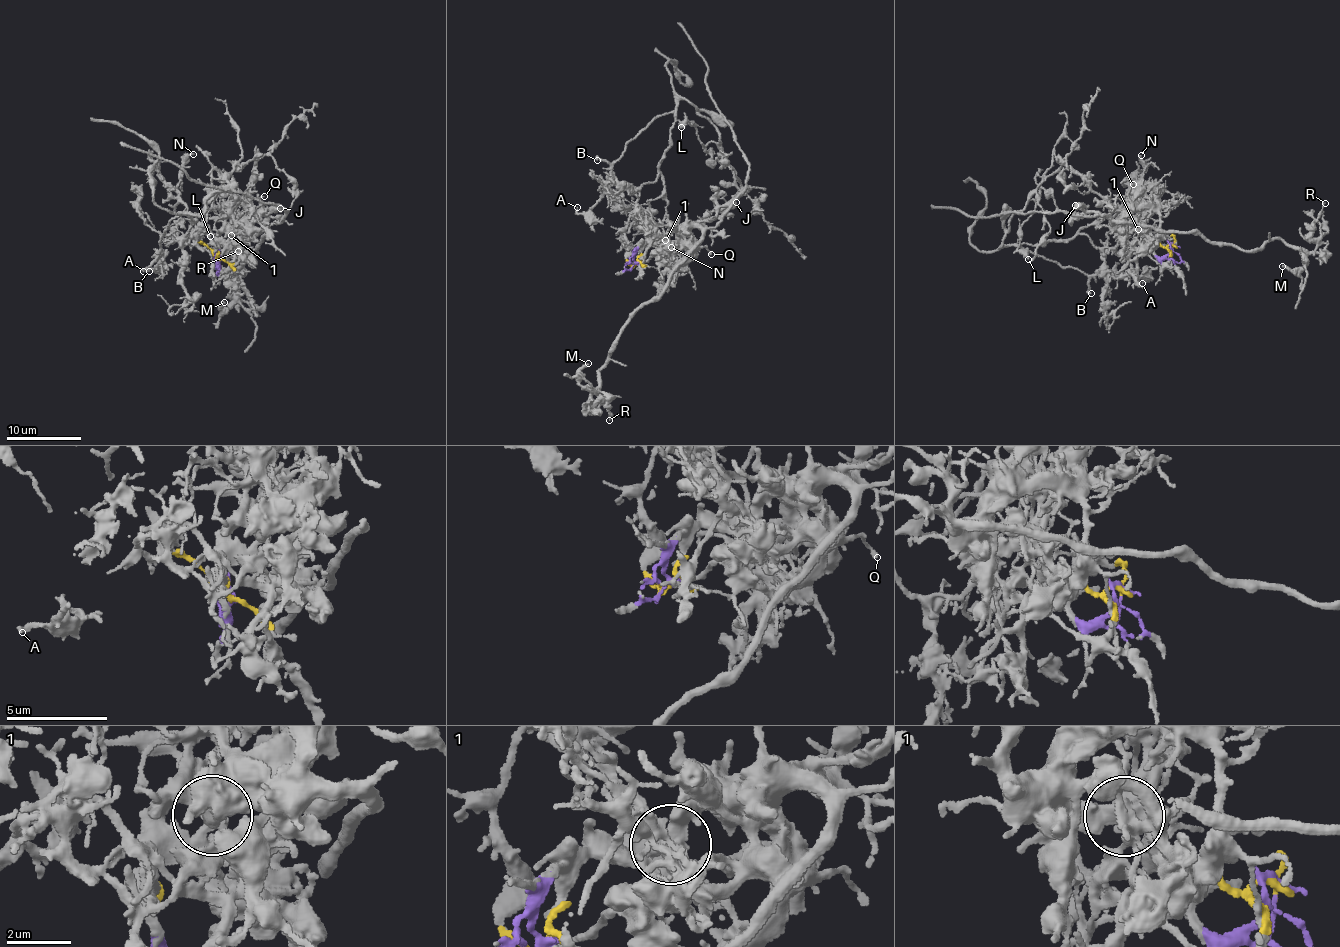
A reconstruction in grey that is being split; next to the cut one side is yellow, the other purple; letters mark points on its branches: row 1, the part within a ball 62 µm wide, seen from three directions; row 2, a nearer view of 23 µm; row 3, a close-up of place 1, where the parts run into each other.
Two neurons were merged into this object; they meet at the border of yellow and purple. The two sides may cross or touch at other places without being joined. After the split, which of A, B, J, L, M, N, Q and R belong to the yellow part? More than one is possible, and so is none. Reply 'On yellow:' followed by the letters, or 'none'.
On yellow: A, B, L, N

